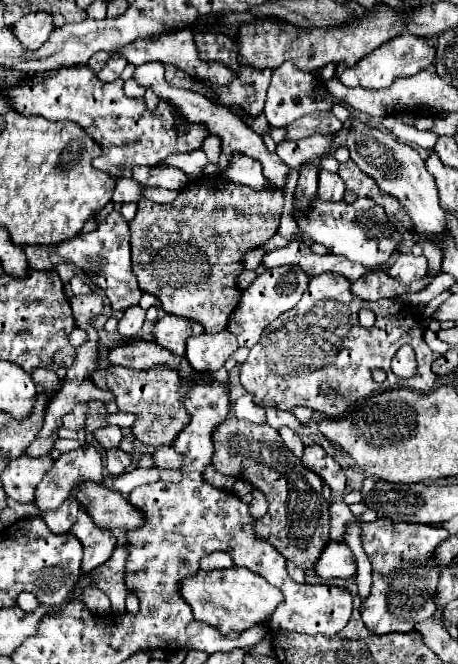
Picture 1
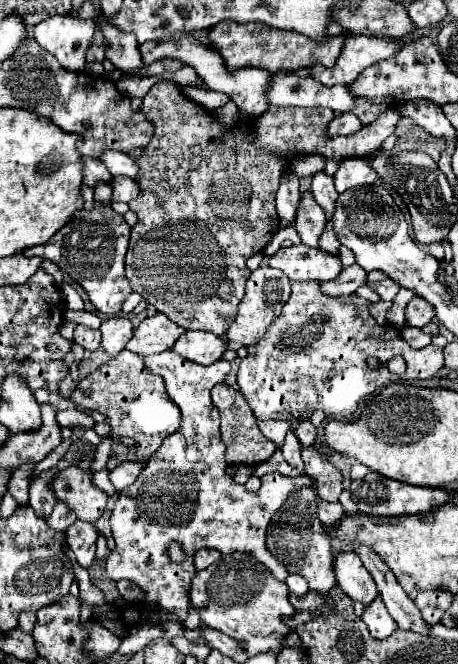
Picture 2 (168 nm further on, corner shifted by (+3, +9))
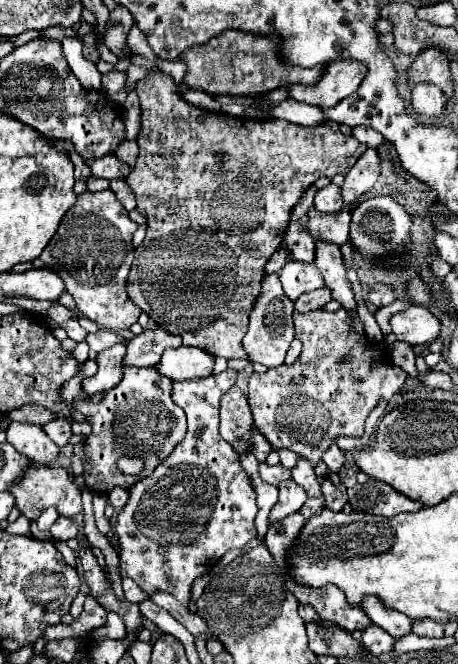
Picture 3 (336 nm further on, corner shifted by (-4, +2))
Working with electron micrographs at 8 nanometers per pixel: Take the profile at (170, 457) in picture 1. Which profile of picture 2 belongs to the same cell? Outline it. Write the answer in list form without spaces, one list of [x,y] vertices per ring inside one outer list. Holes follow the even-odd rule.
[[[120,463],[120,465],[110,473],[110,481],[112,481],[116,493],[120,493],[122,489],[130,487],[130,485],[136,481],[136,477],[140,475],[142,469],[144,469],[144,465],[140,465],[140,463]]]

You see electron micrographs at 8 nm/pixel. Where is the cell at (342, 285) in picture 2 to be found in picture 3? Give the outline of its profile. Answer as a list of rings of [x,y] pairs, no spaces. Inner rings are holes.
[[[319,288],[319,290],[313,290],[313,292],[303,294],[303,296],[295,302],[295,310],[297,310],[297,312],[319,310],[319,308],[323,308],[329,300],[331,300],[331,292],[327,292],[327,288]]]

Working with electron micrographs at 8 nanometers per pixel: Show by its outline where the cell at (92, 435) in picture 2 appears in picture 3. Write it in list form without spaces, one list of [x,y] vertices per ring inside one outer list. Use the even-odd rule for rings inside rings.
[[[64,409],[62,411],[65,418],[71,422],[73,434],[80,435],[83,438],[86,438],[91,434],[91,425],[88,422],[86,422],[86,425],[80,424],[71,417],[69,409]]]

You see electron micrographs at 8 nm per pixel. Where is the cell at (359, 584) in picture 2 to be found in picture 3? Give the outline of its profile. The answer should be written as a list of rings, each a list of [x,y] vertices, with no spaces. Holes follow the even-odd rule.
[[[367,596],[367,600],[363,600],[363,610],[391,636],[399,638],[411,632],[411,620],[407,616],[403,616],[401,612],[391,612],[391,608],[383,608],[383,604],[379,604],[379,600],[375,600],[373,596]]]

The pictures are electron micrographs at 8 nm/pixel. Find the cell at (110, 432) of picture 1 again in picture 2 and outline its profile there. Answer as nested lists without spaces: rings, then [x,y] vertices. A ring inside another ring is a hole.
[[[68,409],[68,411],[58,411],[56,413],[56,423],[60,427],[94,427],[94,419],[86,413],[80,413],[76,409]]]

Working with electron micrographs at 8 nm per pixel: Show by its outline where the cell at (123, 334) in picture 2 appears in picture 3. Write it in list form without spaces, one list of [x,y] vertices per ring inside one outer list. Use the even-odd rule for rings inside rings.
[[[115,344],[115,348],[103,350],[97,354],[99,370],[93,378],[83,382],[83,390],[91,396],[97,392],[105,392],[119,384],[123,374],[123,356],[127,354],[127,344]]]

